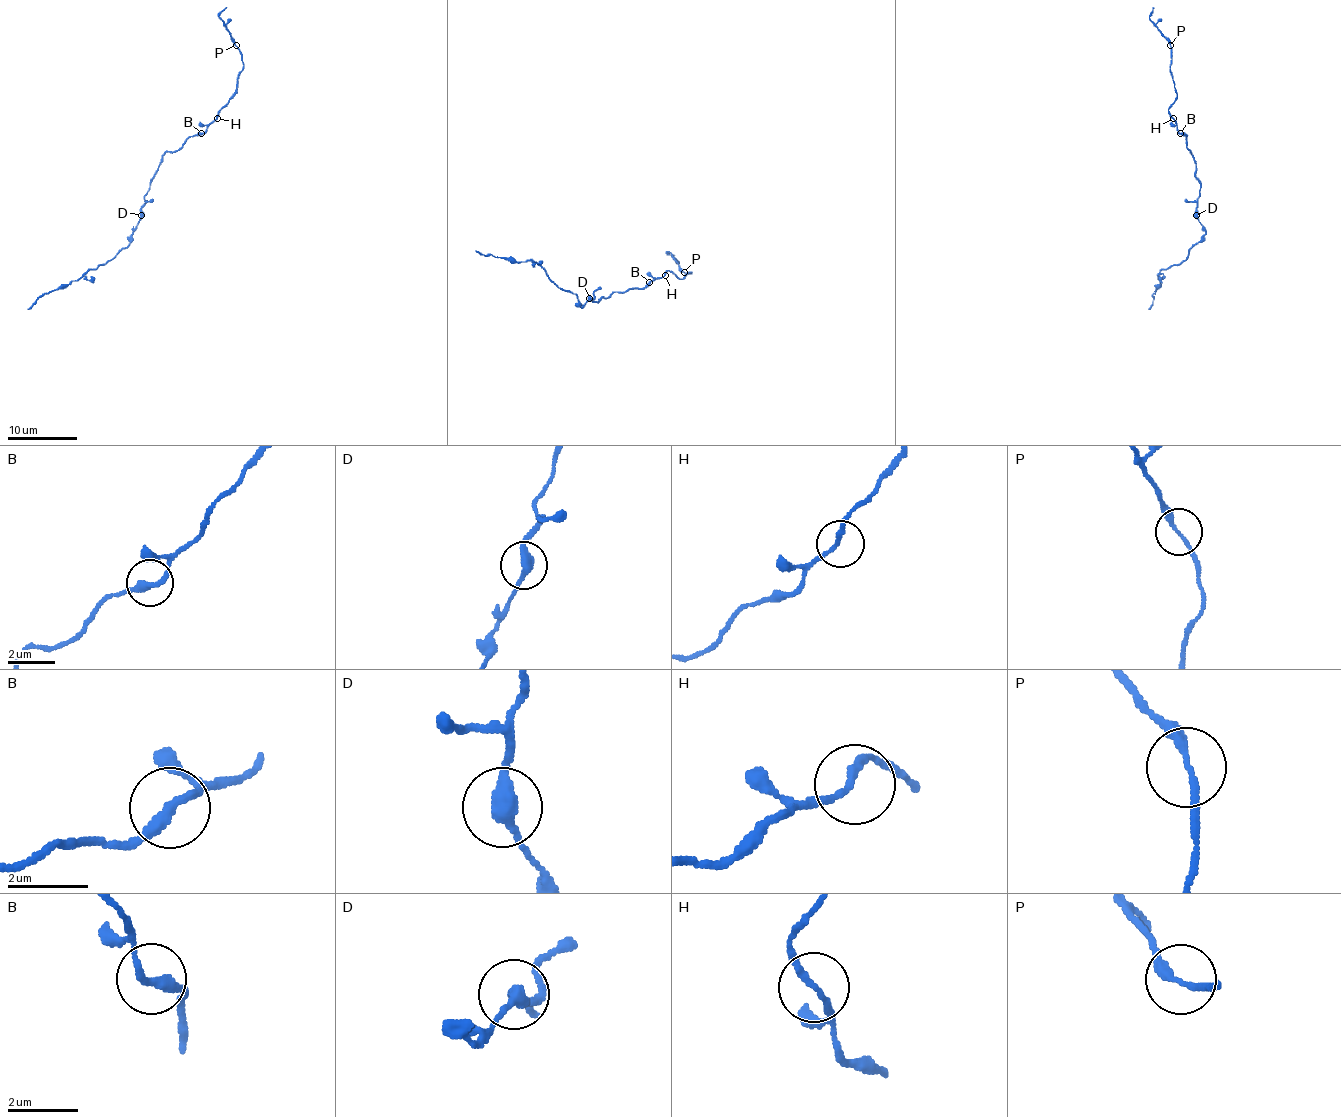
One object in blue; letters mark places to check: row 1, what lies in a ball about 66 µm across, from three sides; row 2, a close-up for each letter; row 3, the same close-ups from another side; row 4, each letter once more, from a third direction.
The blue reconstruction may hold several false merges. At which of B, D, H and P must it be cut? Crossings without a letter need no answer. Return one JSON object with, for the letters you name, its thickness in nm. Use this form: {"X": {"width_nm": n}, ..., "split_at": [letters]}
{"D": {"width_nm": 360}, "split_at": ["D"]}

